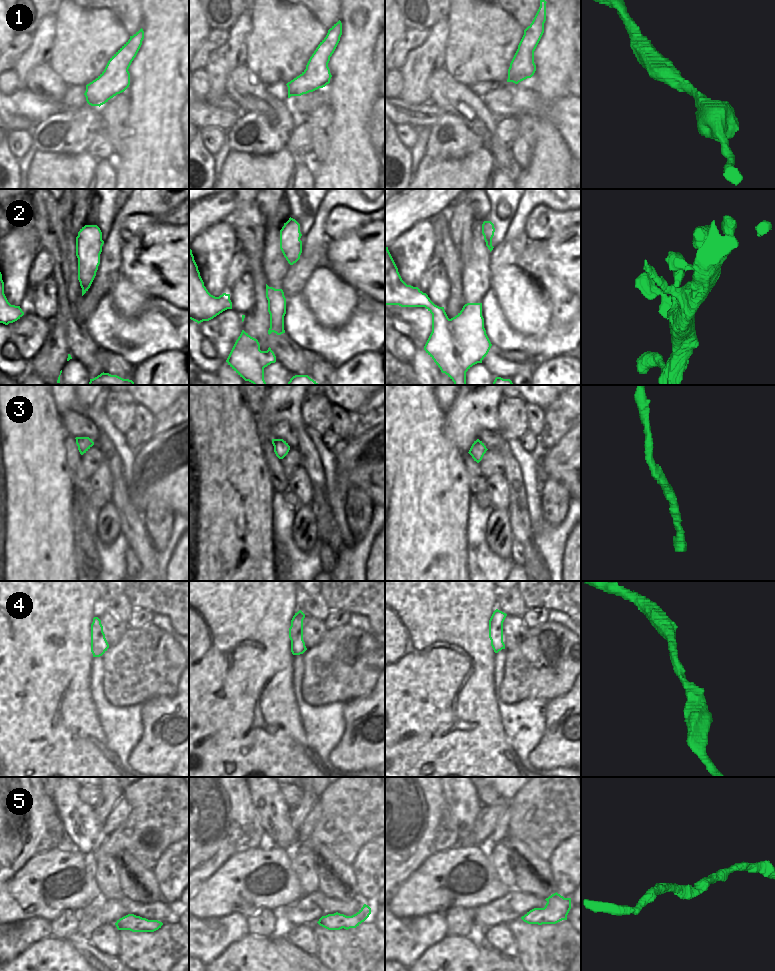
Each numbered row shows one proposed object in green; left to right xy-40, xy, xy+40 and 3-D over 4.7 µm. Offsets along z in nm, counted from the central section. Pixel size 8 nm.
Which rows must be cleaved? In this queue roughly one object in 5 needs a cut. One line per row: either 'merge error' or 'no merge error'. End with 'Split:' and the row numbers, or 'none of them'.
1: no merge error
2: no merge error
3: no merge error
4: no merge error
5: no merge error
Split: none of them

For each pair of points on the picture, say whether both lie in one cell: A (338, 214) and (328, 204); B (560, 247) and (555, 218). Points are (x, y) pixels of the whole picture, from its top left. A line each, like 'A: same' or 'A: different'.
A: different
B: different

